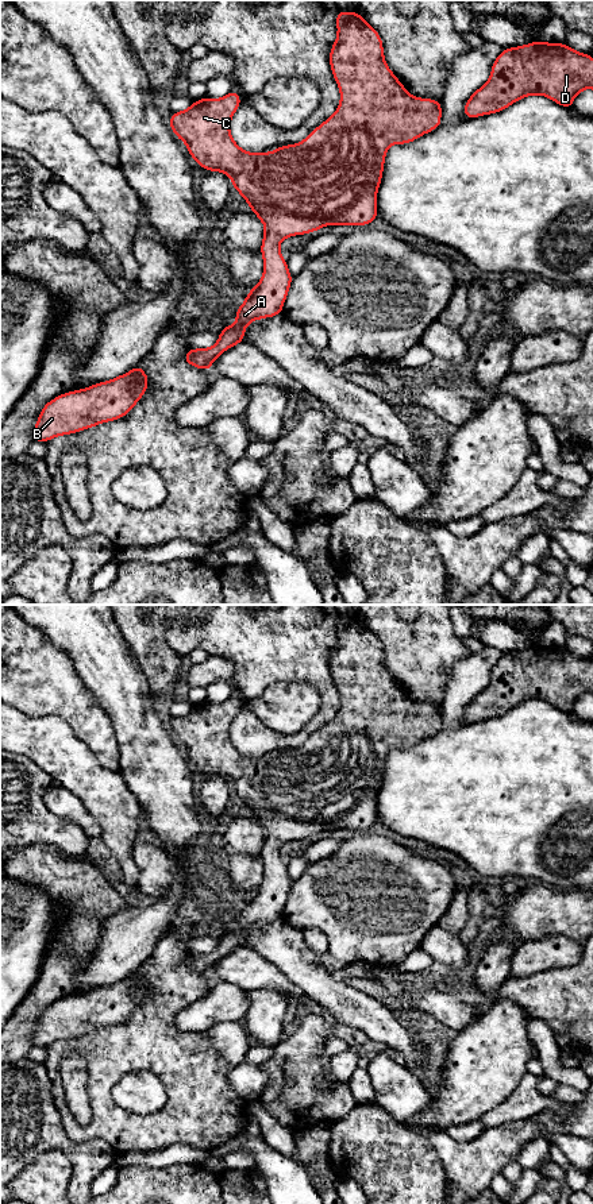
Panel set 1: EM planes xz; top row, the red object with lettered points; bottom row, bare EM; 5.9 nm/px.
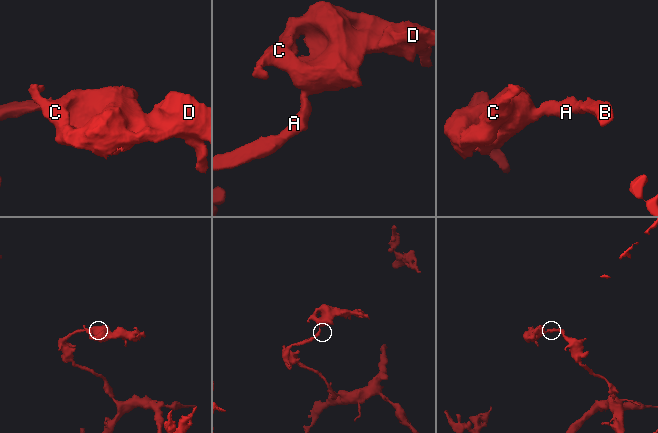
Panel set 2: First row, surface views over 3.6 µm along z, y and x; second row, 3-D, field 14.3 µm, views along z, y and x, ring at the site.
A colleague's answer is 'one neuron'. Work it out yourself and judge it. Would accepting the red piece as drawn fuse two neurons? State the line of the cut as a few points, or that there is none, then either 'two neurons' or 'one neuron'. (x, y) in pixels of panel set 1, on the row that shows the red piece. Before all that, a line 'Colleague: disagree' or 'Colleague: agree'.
Colleague: agree
cut none; one neuron

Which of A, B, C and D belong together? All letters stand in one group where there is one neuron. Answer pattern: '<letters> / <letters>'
A B C D

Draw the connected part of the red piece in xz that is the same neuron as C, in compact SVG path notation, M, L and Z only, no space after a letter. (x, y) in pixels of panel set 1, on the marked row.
M338 11L336 26L338 35L328 58L332 76L340 89L340 103L335 113L316 127L303 142L277 147L272 153L251 154L242 150L230 134L231 117L242 105L240 94L235 90L231 90L223 99L205 97L196 100L185 111L174 112L170 116L169 126L178 140L186 143L189 155L196 159L200 167L208 171L216 170L228 174L232 186L243 196L251 211L265 224L265 235L259 250L263 256L263 277L246 294L244 304L236 308L236 323L223 328L213 347L190 348L184 355L184 362L190 366L209 371L219 355L244 340L244 328L251 321L282 313L282 306L293 281L288 270L288 262L281 256L280 242L282 239L316 232L324 225L363 227L370 224L378 217L377 190L382 180L386 150L396 143L411 143L442 124L442 103L415 97L407 92L385 62L380 34L363 20L359 12Z

